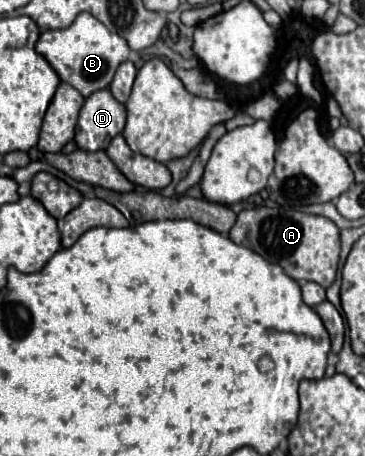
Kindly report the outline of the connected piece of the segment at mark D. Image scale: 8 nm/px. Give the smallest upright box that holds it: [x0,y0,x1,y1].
[76,89,126,151]

